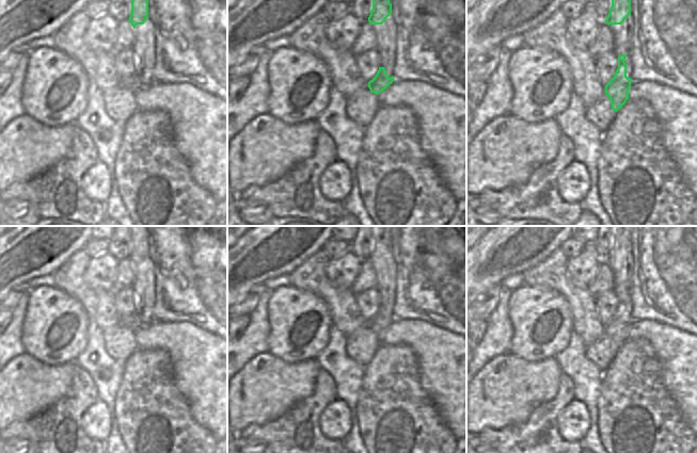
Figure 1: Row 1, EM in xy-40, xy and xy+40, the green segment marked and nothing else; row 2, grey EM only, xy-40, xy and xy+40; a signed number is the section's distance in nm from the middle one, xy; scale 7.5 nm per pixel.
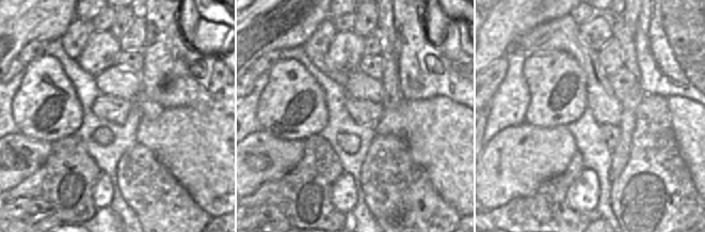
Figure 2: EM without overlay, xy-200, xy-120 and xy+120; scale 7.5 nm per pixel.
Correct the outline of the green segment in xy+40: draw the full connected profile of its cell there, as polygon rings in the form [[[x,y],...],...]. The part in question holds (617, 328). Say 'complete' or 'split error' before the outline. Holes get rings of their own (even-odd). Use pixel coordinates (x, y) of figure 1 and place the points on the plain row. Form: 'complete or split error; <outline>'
complete; [[[625,293],[618,295],[618,307],[614,316],[605,324],[605,334],[609,337],[612,347],[615,351],[620,349],[629,338],[629,328],[633,321],[631,317],[627,316],[625,296]]]

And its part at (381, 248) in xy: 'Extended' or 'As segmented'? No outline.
As segmented

